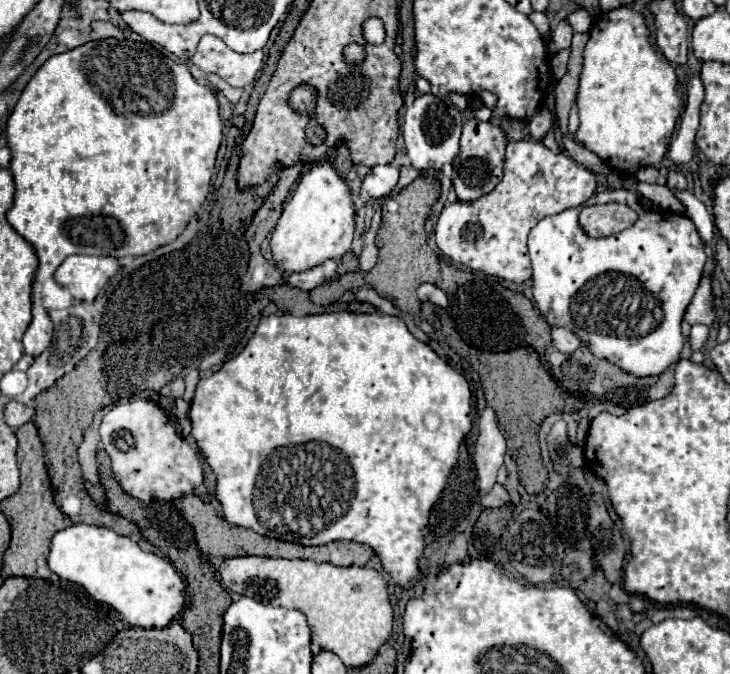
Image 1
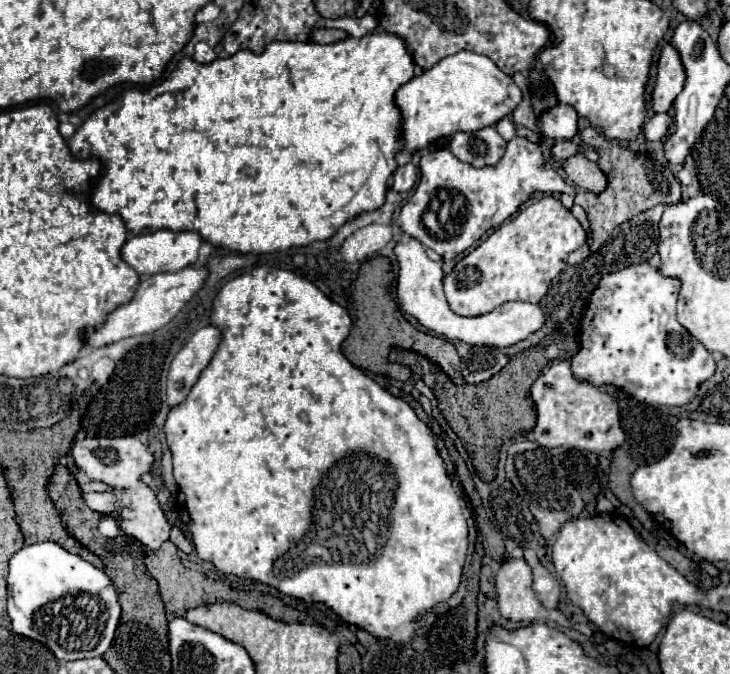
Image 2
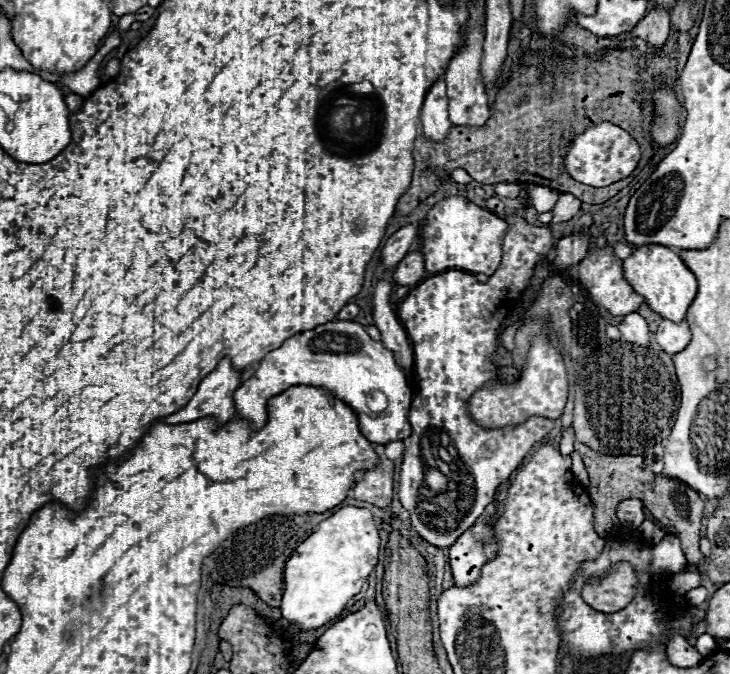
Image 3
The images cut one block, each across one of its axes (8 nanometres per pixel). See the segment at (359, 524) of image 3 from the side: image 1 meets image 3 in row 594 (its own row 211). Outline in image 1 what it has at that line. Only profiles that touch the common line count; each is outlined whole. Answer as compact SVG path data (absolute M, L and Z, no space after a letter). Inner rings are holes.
M322 162L302 176L296 186L292 198L286 202L284 212L272 230L270 236L270 252L274 256L276 266L284 272L306 272L314 266L324 264L334 258L340 260L352 244L354 238L354 202L350 198L348 184L336 174L332 164Z

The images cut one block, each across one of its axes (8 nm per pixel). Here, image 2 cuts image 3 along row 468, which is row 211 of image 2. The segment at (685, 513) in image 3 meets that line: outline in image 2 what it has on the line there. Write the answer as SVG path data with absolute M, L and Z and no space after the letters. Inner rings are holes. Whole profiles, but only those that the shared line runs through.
M584 126L578 132L578 136L584 144L598 146L598 154L600 154L598 166L604 172L604 176L608 178L608 186L606 186L604 192L600 192L600 194L578 192L576 194L576 204L580 204L586 210L588 220L590 220L590 228L592 228L590 250L592 252L596 252L608 240L608 236L612 234L614 228L618 228L626 220L634 218L636 214L646 212L646 210L654 208L656 204L676 204L676 202L680 202L680 198L682 198L680 182L660 162L638 158L630 148L622 148L618 142L608 140L606 136L602 136L592 126Z

